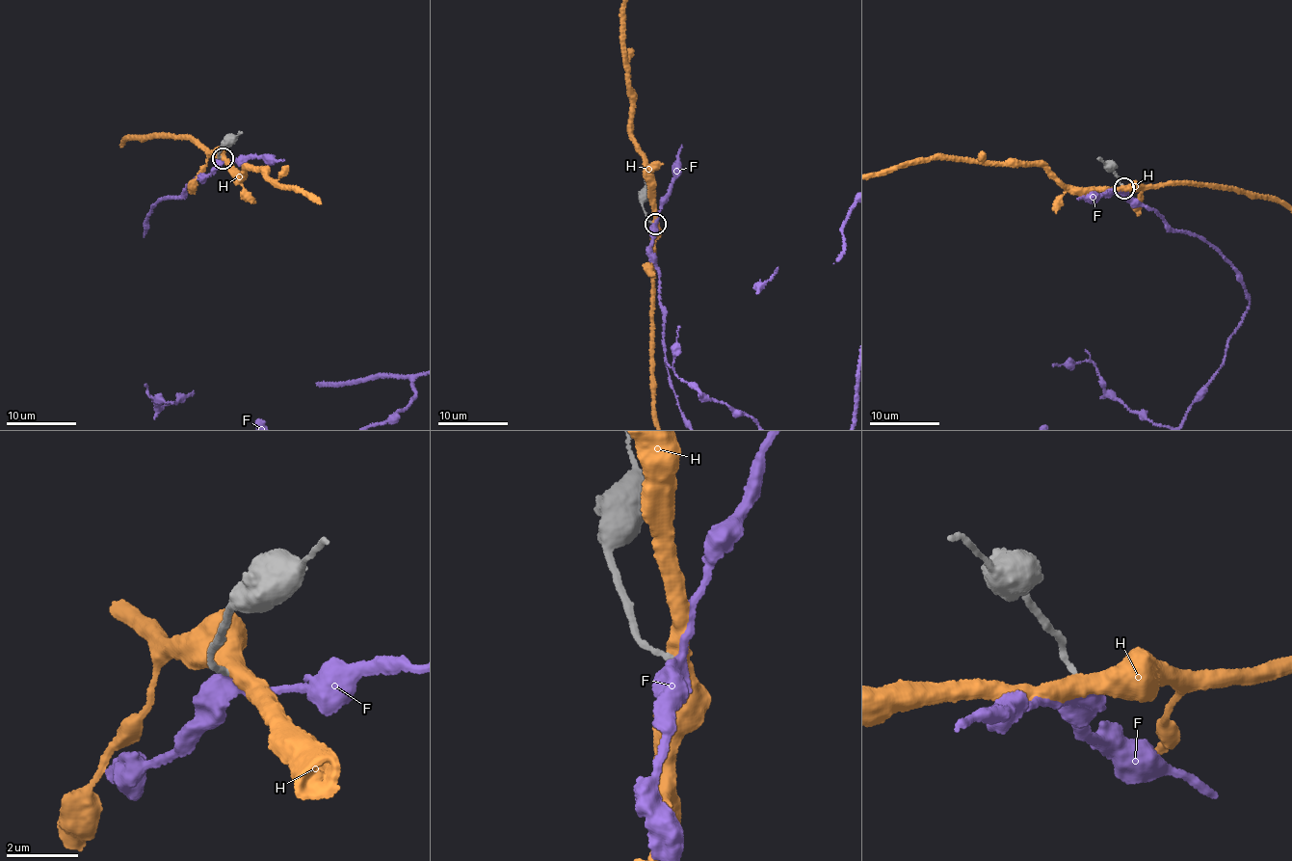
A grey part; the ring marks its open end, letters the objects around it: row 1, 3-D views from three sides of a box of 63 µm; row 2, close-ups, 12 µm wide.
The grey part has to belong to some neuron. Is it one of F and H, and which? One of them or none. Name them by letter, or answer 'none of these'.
none of these

